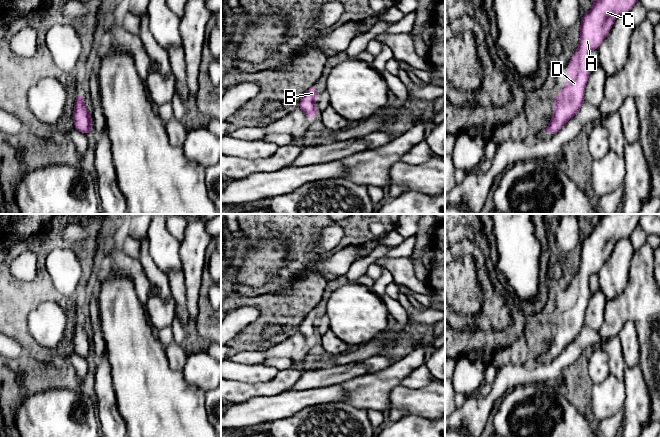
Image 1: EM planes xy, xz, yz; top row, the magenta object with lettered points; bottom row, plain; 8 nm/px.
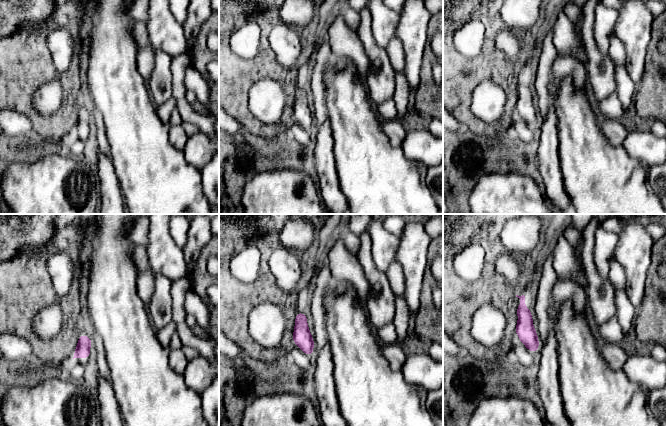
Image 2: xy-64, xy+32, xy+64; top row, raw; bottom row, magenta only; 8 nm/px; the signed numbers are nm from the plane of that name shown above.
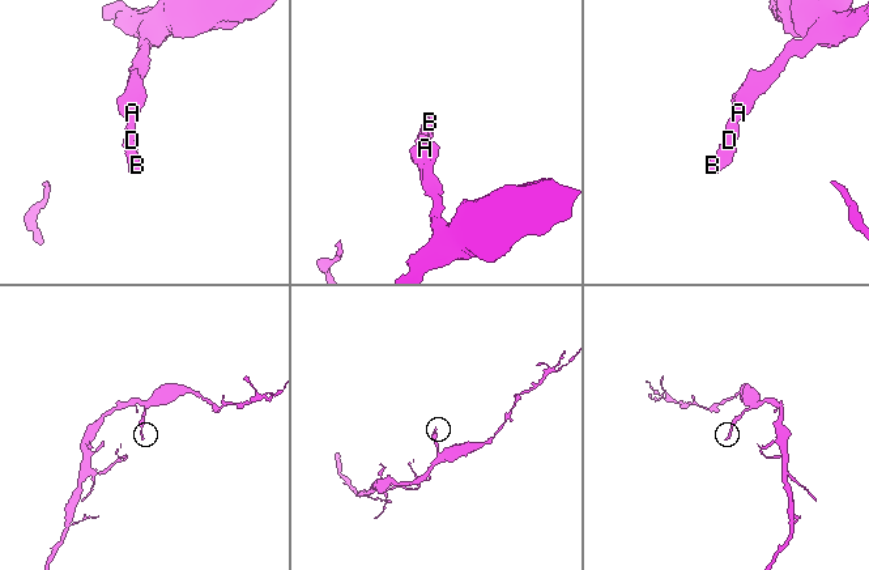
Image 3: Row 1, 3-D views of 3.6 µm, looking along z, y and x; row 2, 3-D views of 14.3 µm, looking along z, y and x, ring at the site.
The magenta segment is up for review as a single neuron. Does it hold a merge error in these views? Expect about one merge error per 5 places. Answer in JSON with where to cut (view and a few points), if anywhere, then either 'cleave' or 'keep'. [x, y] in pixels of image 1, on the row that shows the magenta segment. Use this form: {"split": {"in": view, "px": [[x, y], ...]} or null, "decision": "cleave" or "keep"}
{"split": null, "decision": "keep"}

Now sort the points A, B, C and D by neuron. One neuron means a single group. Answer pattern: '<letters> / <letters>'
A B C D

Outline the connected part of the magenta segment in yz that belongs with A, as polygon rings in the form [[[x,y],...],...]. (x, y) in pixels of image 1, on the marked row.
[[[594,0],[590,11],[581,16],[577,51],[568,64],[567,81],[554,100],[554,114],[544,132],[555,135],[573,118],[585,102],[584,90],[591,67],[589,54],[598,49],[611,30],[616,18],[630,12],[639,0]]]

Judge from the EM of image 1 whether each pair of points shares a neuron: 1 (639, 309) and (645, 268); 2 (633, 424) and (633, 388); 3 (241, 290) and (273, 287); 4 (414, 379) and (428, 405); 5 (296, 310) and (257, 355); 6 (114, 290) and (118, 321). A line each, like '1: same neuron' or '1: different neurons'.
1: same neuron
2: same neuron
3: same neuron
4: different neurons
5: different neurons
6: same neuron

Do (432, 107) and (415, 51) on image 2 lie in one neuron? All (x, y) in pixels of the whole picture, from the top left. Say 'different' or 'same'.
different

